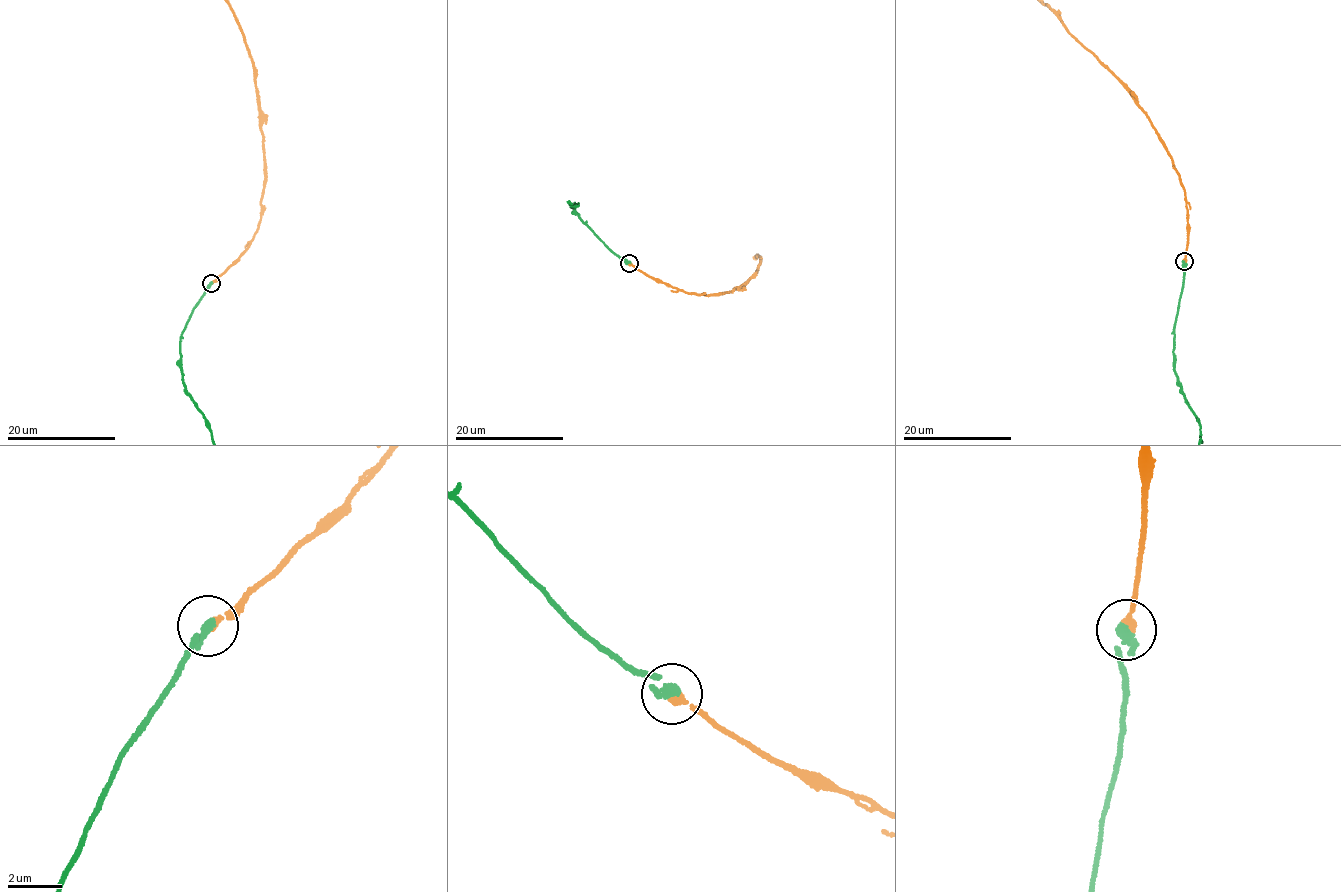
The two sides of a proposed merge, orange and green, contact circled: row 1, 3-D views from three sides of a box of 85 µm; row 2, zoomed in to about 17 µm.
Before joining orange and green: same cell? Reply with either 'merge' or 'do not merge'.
merge

